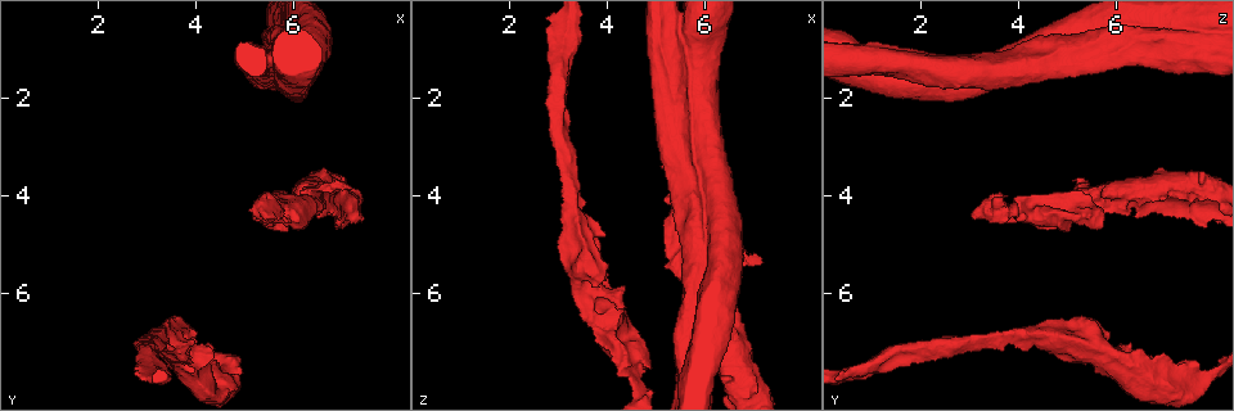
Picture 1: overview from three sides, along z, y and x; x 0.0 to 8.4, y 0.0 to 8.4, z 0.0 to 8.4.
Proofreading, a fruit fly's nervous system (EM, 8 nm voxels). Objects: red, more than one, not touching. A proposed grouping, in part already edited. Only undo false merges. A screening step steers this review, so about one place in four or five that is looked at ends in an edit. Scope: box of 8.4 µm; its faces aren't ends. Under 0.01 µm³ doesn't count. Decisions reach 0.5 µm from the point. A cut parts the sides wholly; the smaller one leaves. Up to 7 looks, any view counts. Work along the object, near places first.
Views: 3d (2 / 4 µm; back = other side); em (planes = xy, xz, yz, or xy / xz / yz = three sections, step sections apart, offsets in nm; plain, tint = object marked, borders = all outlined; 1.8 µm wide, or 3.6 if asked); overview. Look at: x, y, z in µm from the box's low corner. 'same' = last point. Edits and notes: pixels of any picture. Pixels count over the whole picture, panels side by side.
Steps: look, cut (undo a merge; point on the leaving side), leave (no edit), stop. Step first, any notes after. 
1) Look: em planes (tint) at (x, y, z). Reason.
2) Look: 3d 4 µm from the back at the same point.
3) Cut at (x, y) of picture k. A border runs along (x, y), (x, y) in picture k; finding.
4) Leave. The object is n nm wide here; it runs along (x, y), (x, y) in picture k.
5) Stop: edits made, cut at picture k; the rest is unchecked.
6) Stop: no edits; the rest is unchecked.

Look: 3d 4 µm from the back at (6.55, 3.85, 7.05). Sudden change in width.

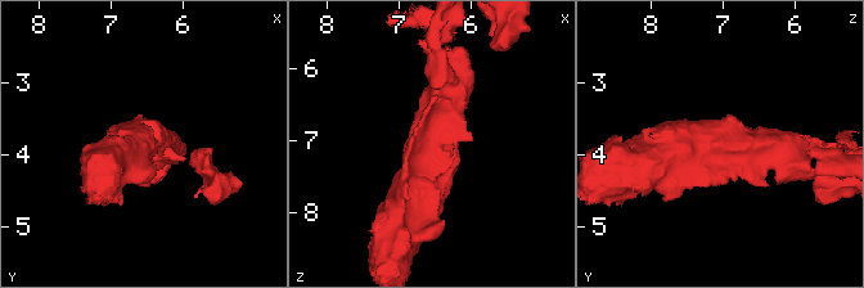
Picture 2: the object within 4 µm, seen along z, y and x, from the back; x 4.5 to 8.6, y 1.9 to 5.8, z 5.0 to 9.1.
Look: em 3.6 µm planes (tint) at (6.55, 3.80, 7.00). Now the EM.

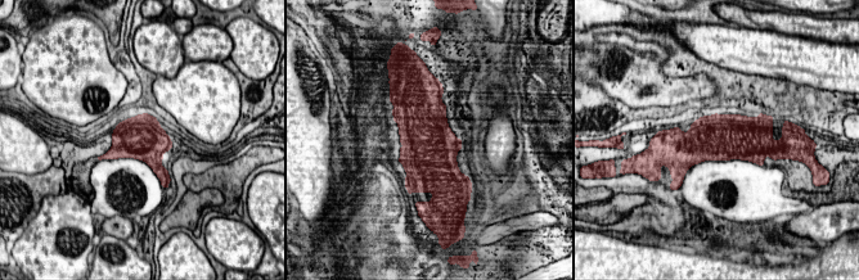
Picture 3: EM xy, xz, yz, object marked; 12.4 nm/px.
Leave. Continuous, no second neuron.

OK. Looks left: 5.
Look: 3d 2 µm at (5.50, 4.45, 5.50). Sharp bend.

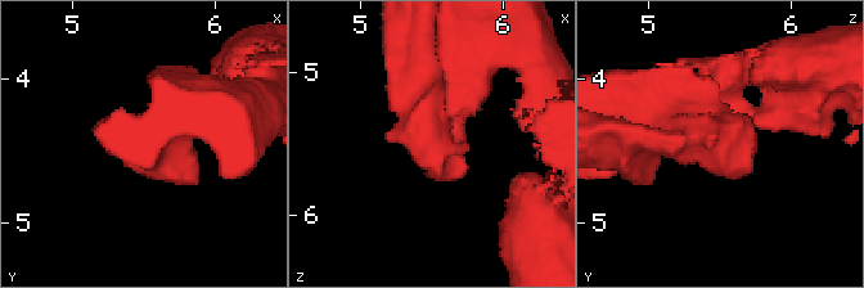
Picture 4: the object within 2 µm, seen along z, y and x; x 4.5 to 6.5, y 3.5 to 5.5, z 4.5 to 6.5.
Look: em planes (tint) at (5.50, 4.44, 5.50). Need the tissue.

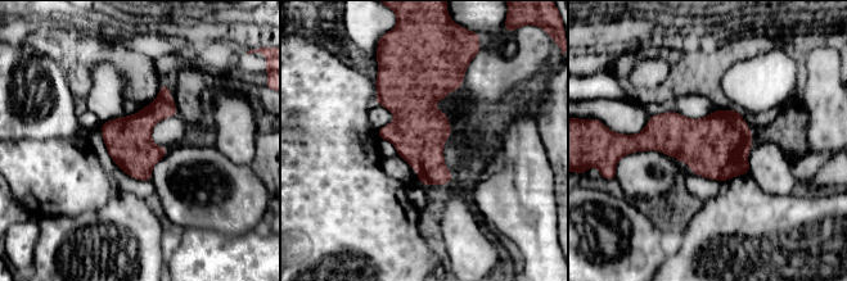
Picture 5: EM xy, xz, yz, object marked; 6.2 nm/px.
Leave. The object is 280 nm wide here; all the same neuron.

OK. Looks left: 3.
Look: 3d 4 µm at (4.55, 7.95, 7.65). Calibre changes.

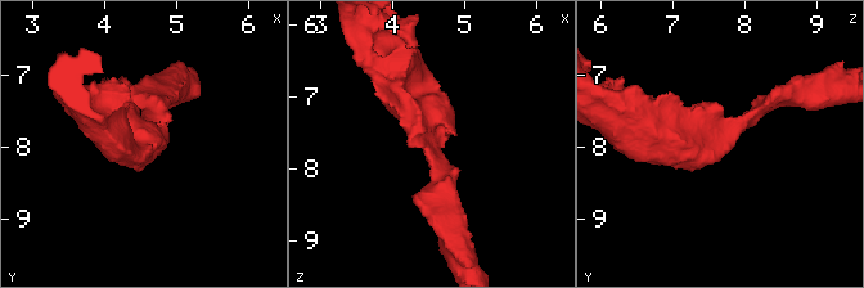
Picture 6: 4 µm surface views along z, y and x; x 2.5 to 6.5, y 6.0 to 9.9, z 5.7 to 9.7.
Look: em 3.6 µm xy step 4 (tint) at (4.50, 7.95, 7.70). Need the tissue.

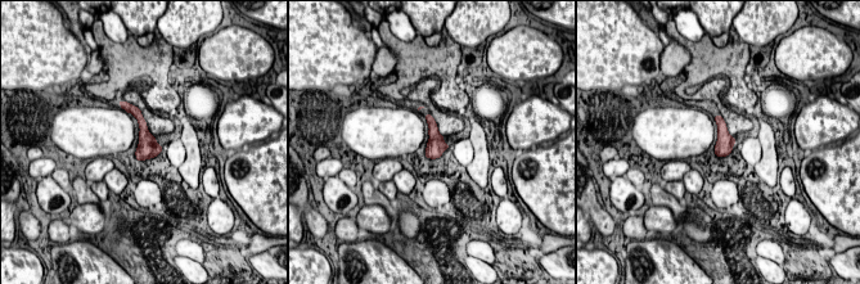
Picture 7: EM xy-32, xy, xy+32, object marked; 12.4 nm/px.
Leave. The object is 220 nm wide here; all the same neuron.

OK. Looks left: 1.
Stop: no edits; the rest is unchecked.

